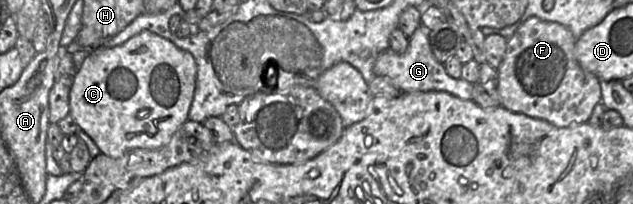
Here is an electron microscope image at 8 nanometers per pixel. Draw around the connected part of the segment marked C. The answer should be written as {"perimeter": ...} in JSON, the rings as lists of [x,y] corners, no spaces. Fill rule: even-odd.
{"perimeter":[[[144,30],[122,45],[91,51],[78,69],[70,91],[70,115],[107,156],[120,158],[136,148],[159,149],[188,120],[196,76],[197,64],[191,53],[158,34]]]}

